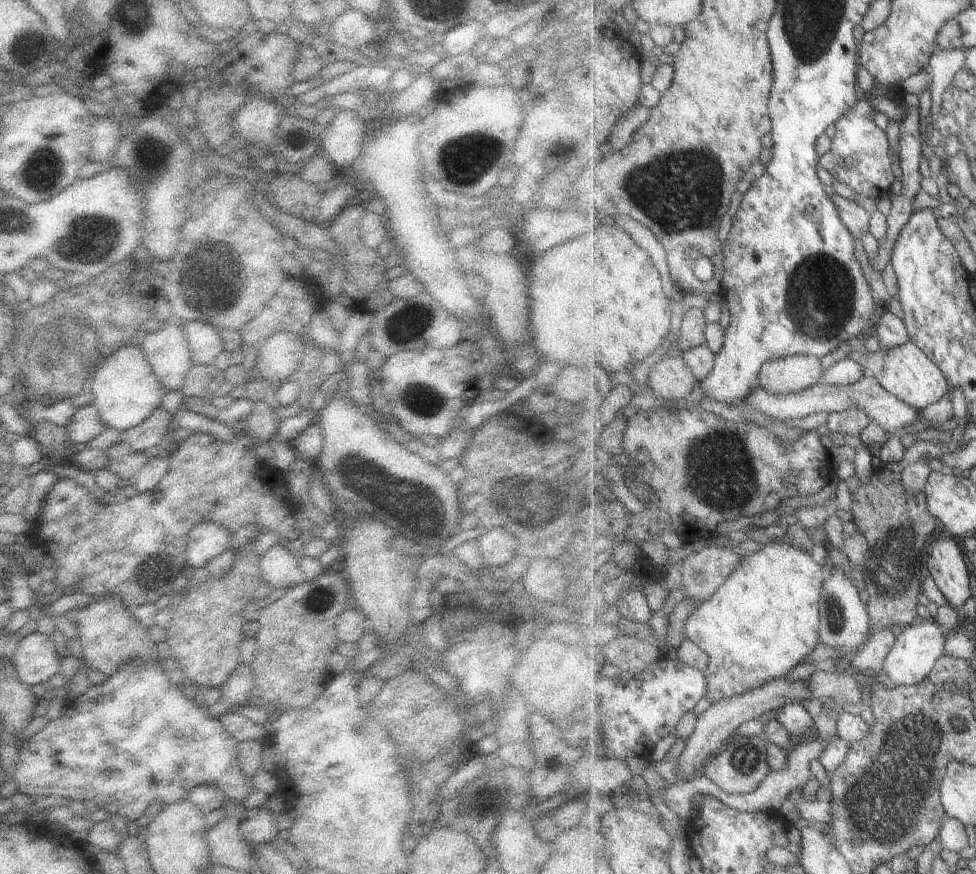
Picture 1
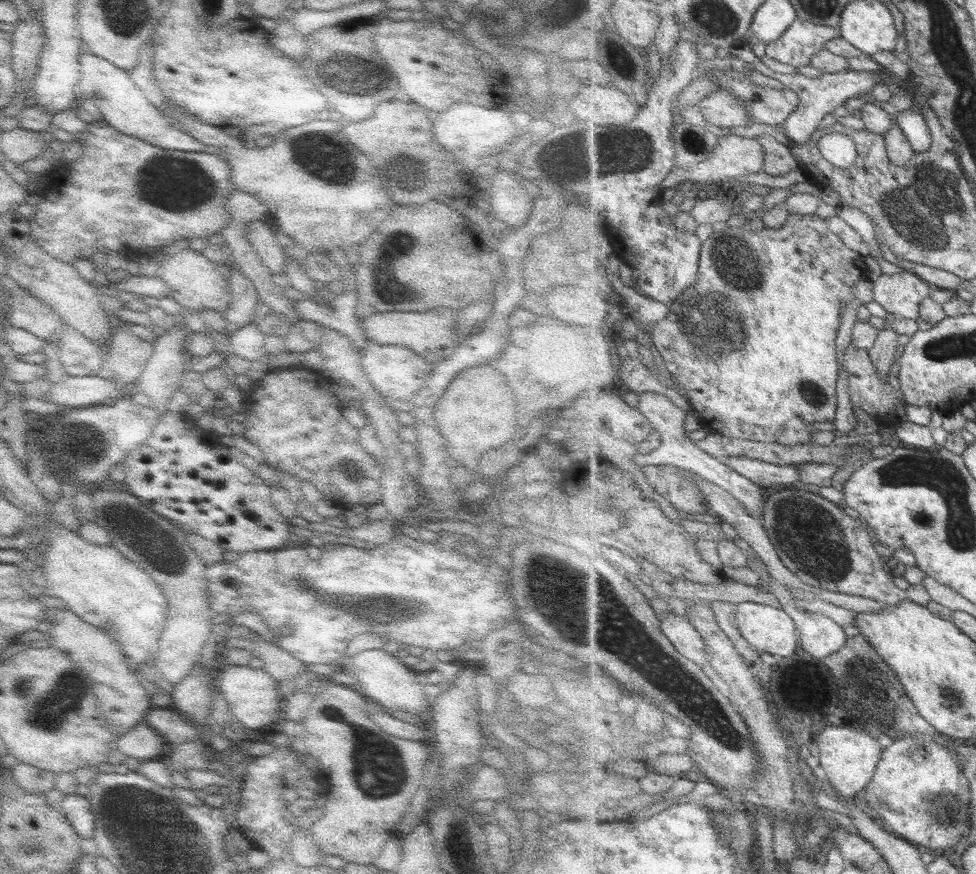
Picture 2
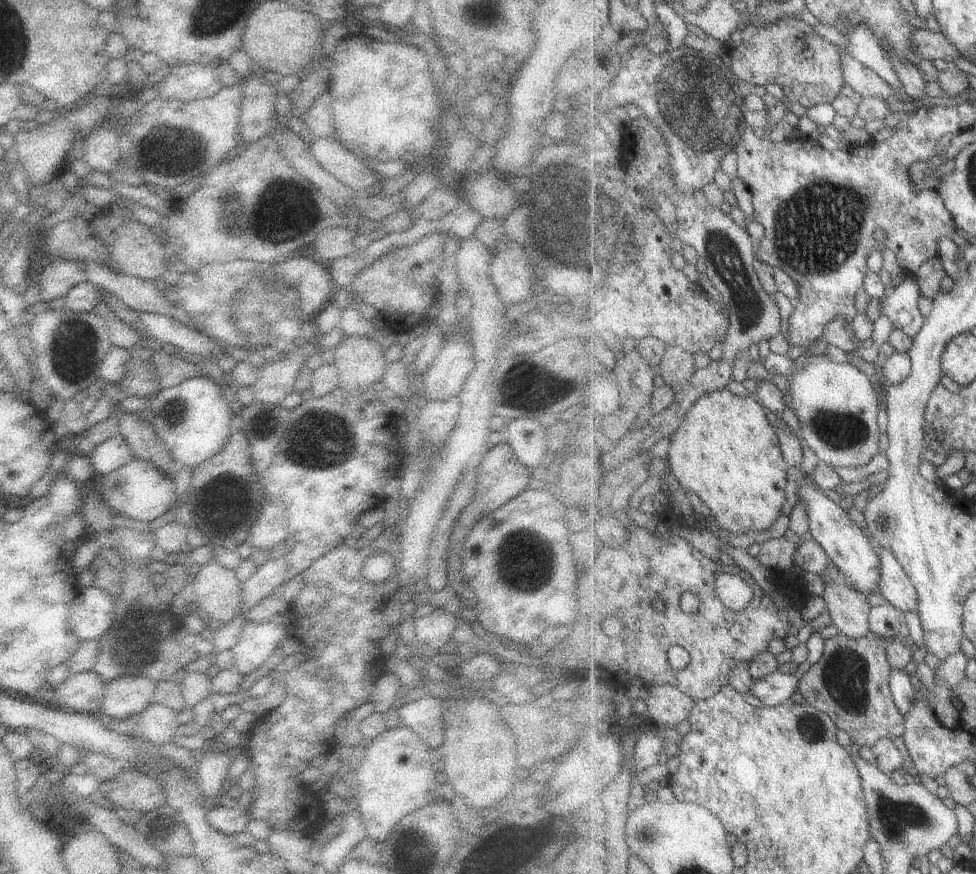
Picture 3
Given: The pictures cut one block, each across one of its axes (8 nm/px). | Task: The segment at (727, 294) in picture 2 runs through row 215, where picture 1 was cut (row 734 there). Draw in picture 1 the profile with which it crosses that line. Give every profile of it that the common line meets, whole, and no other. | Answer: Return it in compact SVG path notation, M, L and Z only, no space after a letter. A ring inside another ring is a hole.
M788 703L777 710L777 719L793 735L802 736L802 744L817 740L817 732L811 714L800 703Z

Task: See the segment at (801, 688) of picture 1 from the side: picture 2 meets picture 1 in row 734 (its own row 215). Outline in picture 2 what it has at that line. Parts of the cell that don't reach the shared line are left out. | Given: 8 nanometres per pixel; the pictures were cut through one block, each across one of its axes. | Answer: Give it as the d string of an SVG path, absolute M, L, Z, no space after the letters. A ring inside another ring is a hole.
M709 197L708 199L698 200L696 206L690 212L696 219L697 225L712 225L717 223L726 223L731 216L736 216L736 205L731 198L727 197Z

